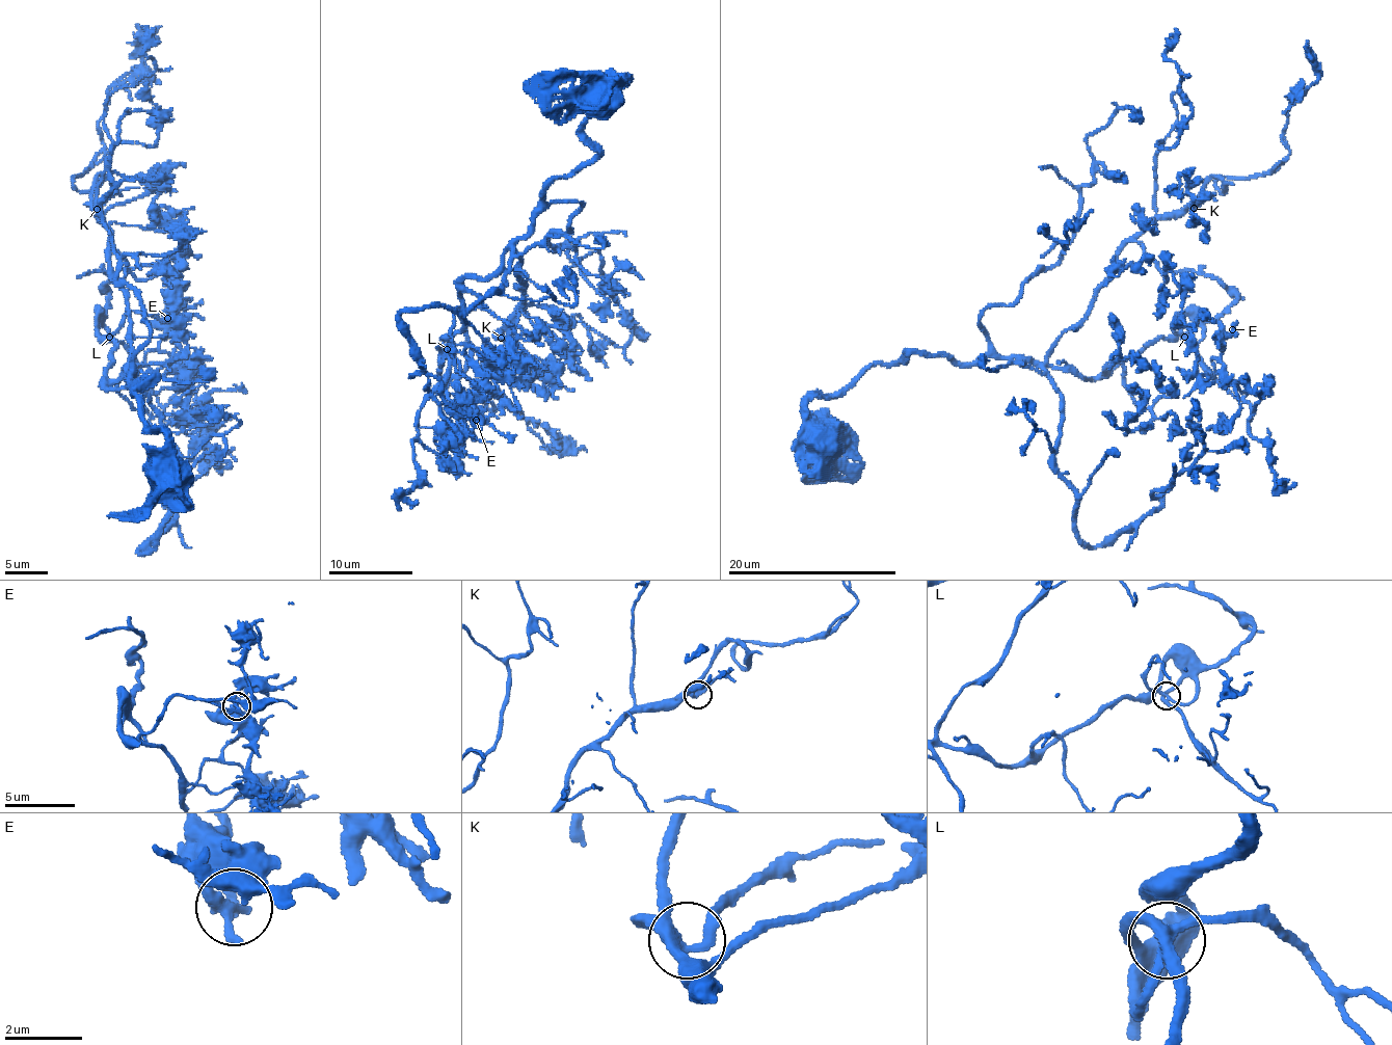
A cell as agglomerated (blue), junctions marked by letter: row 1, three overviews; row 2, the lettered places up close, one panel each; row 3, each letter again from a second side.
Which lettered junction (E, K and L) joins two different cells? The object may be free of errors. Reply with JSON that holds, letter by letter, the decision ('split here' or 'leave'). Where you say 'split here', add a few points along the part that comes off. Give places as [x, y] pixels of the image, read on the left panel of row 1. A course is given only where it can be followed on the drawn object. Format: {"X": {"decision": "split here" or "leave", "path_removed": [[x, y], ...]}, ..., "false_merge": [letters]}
{"E": {"decision": "leave"}, "K": {"decision": "leave"}, "L": {"decision": "leave"}, "false_merge": []}

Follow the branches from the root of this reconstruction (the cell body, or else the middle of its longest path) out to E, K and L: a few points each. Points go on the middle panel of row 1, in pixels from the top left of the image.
E: (601, 97), (628, 81), (583, 126), (598, 153), (462, 284), (443, 381), (476, 420)
K: (601, 97), (628, 81), (601, 89), (583, 130), (598, 153), (551, 183), (511, 245), (526, 295), (501, 338)
L: (601, 97), (628, 81), (608, 83), (583, 126), (598, 153), (547, 187), (502, 266), (463, 279), (446, 349)

